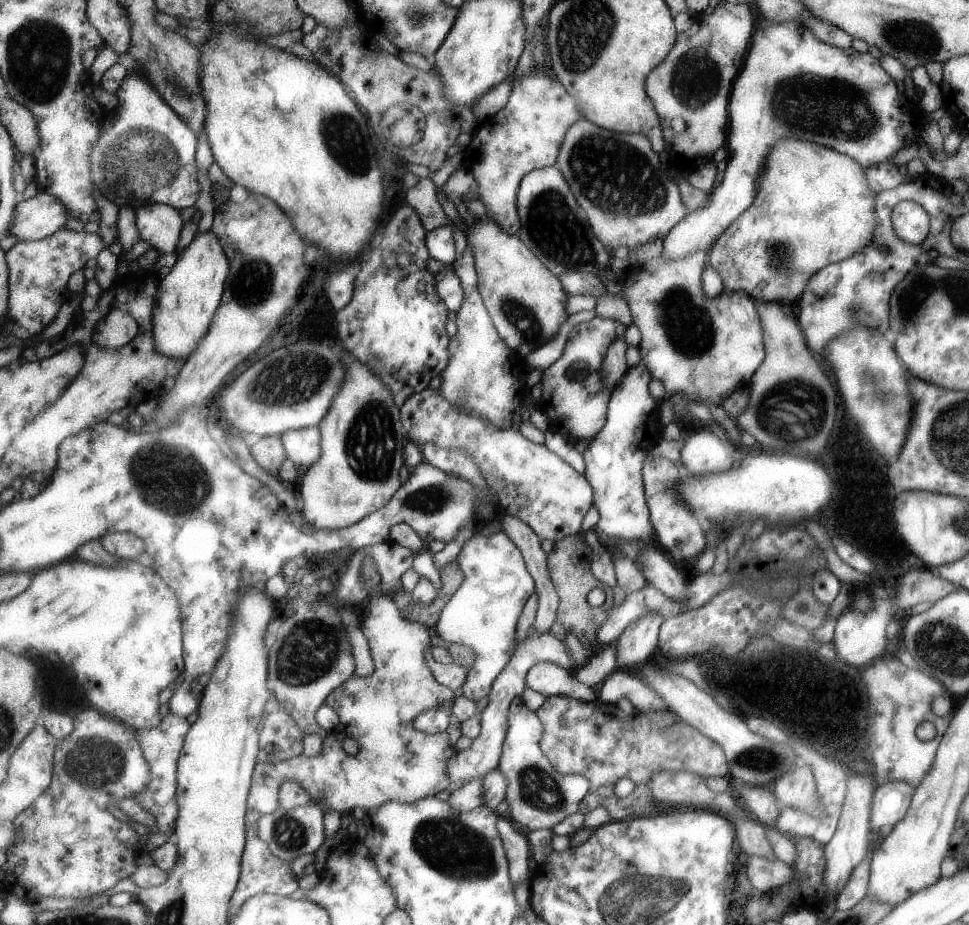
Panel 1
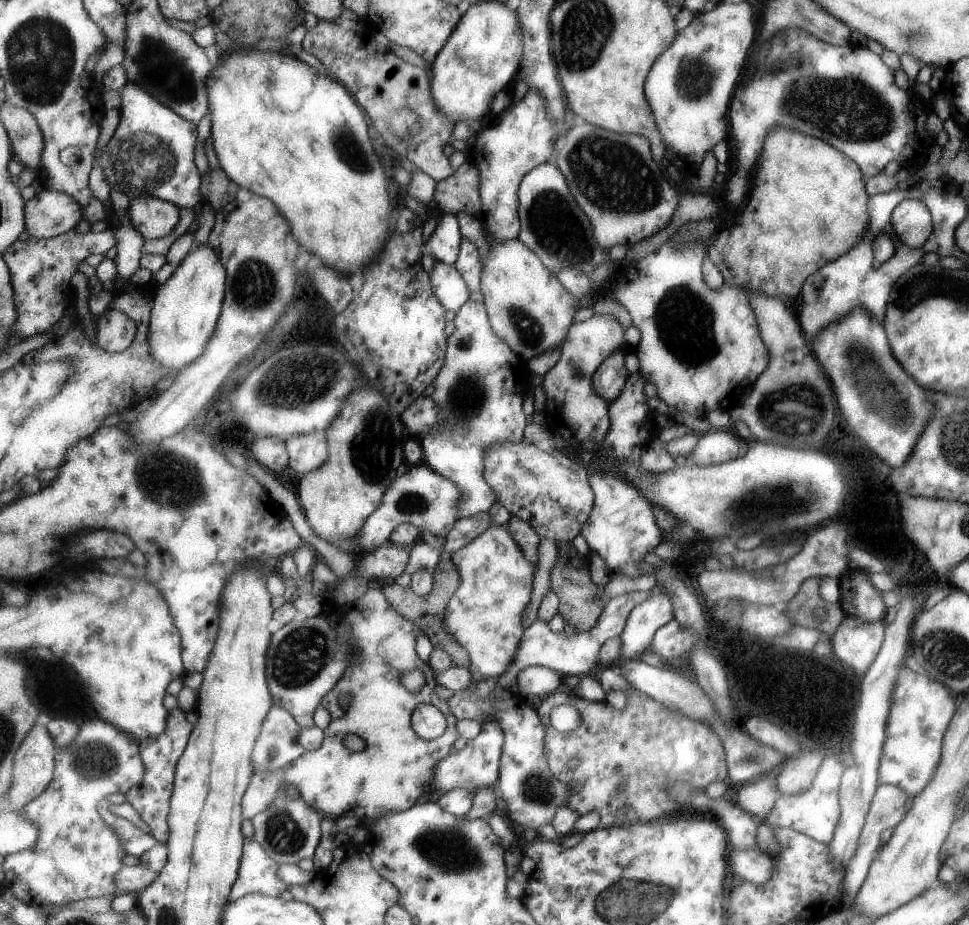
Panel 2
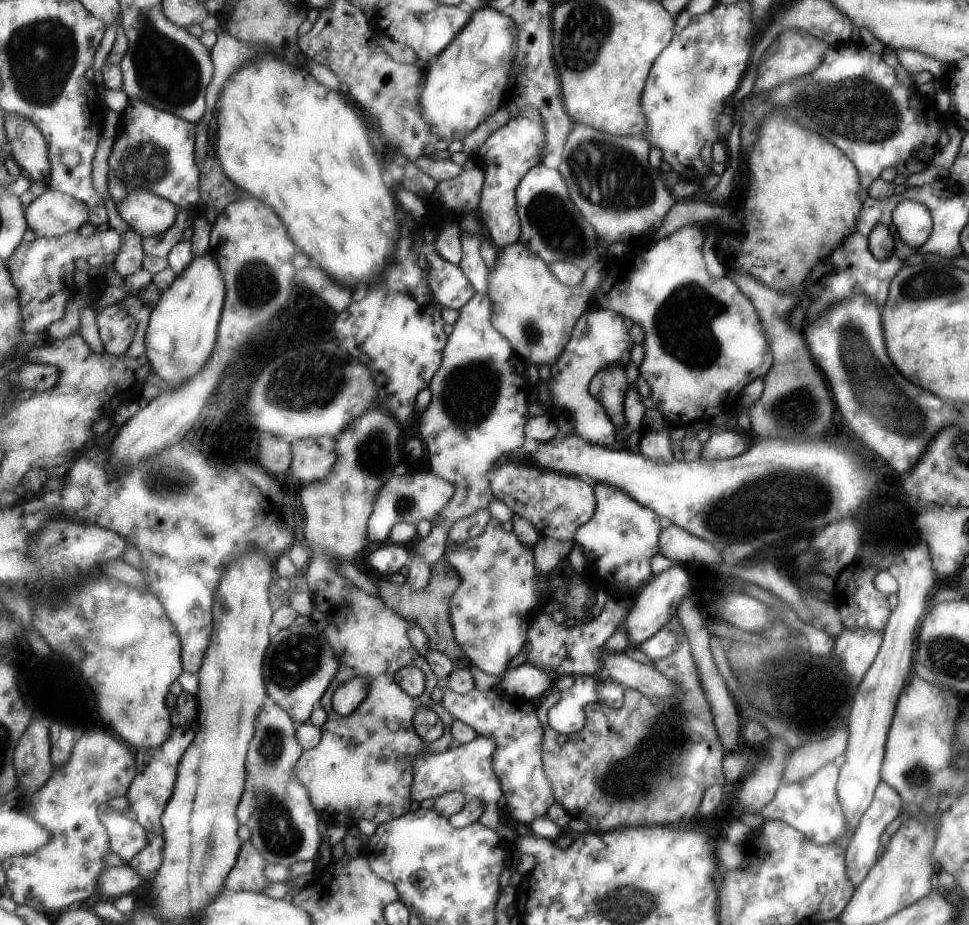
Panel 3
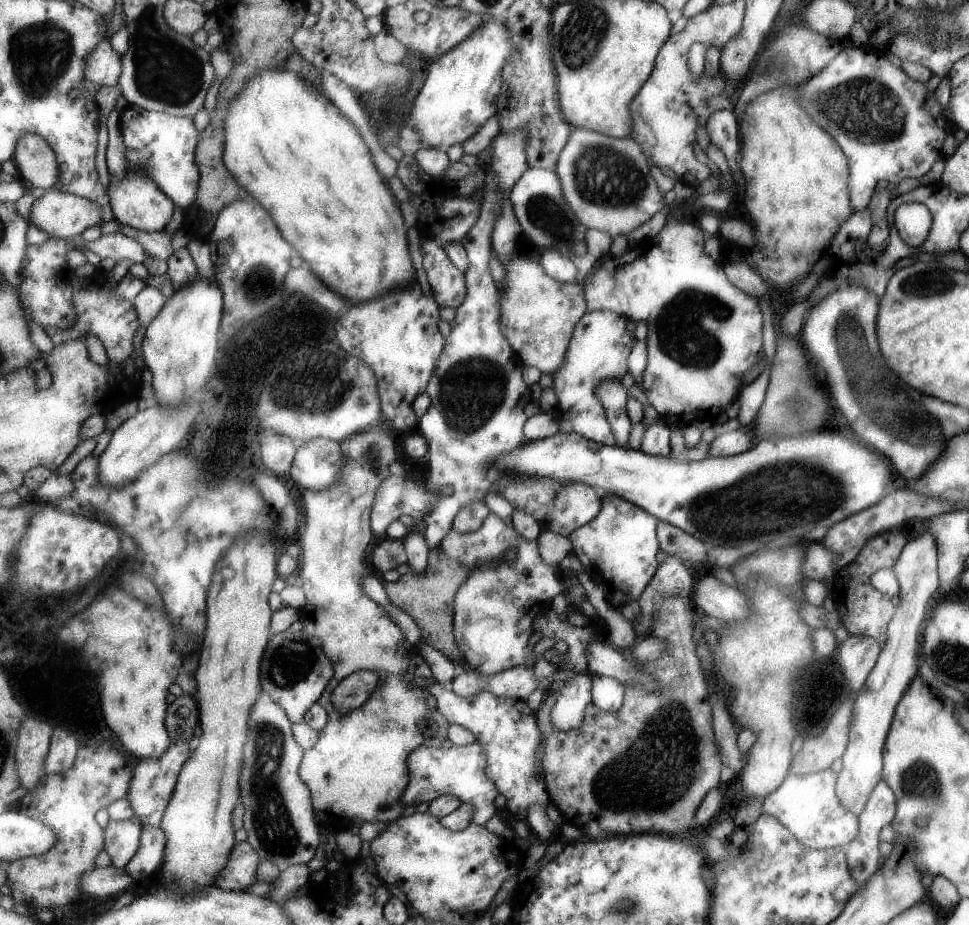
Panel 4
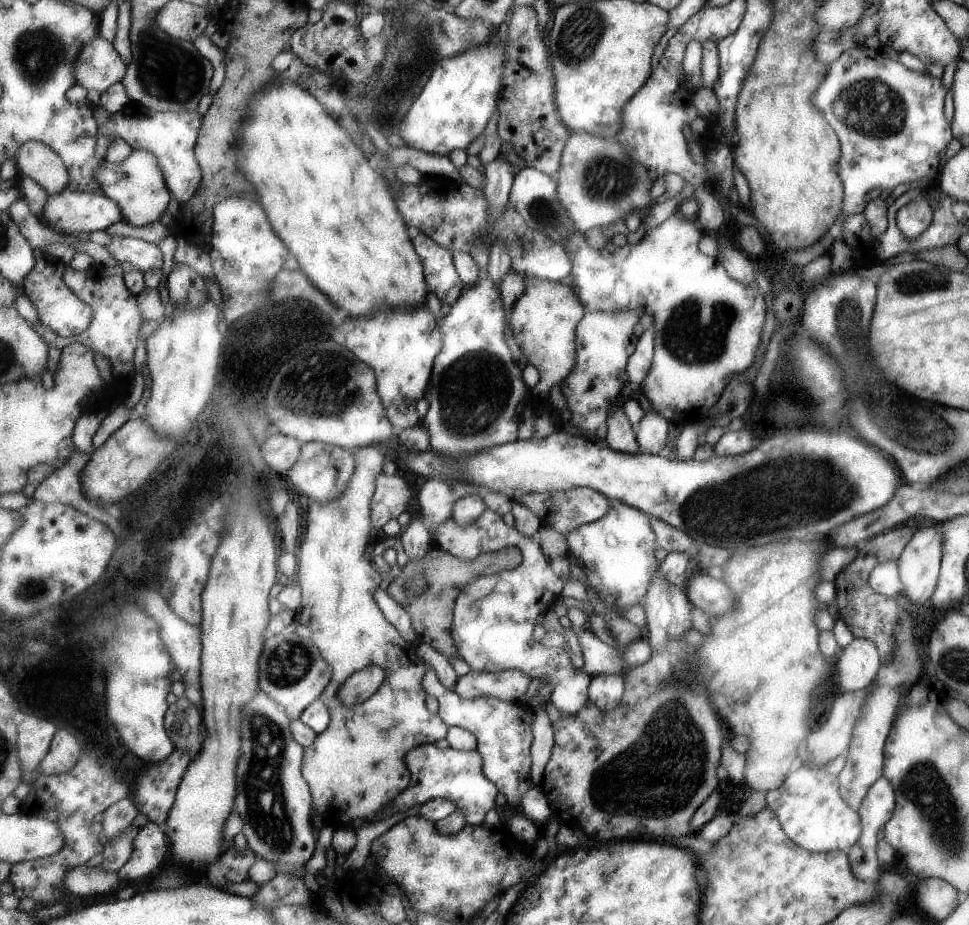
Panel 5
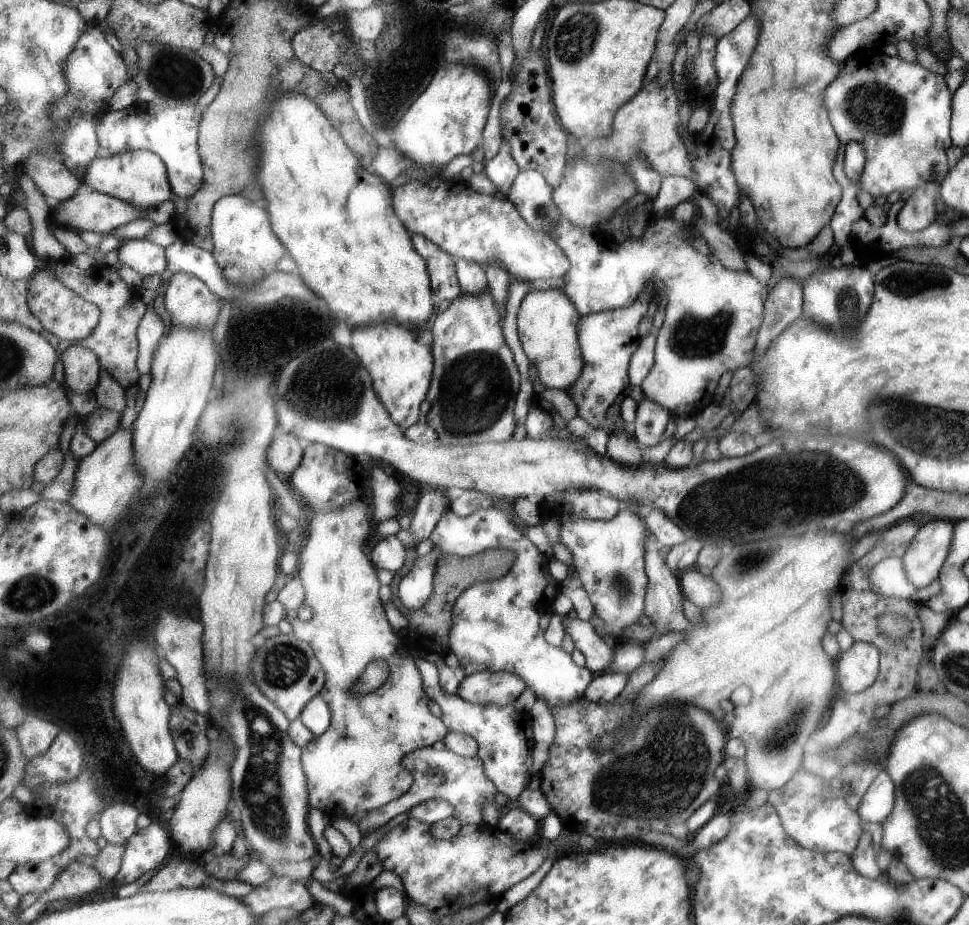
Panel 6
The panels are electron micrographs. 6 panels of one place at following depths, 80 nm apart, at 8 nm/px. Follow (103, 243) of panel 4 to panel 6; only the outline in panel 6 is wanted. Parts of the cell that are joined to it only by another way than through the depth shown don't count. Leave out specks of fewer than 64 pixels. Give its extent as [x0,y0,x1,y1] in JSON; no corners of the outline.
[117,238,170,276]

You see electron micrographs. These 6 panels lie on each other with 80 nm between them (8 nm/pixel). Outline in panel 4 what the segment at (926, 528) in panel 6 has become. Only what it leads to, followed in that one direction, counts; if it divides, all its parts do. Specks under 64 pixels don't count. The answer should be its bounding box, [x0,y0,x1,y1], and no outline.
[834,532,937,816]

